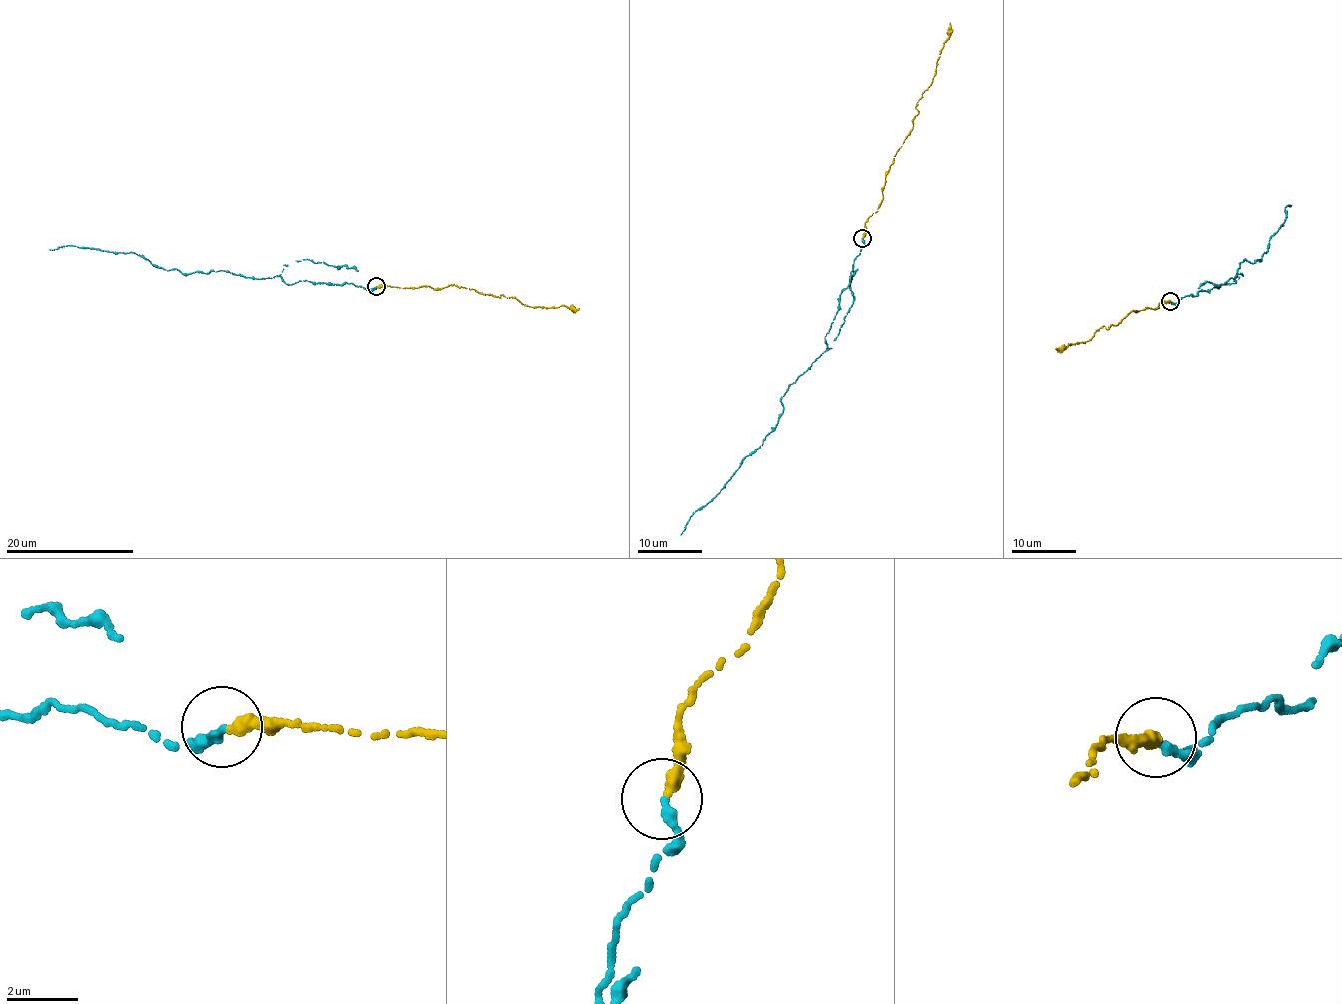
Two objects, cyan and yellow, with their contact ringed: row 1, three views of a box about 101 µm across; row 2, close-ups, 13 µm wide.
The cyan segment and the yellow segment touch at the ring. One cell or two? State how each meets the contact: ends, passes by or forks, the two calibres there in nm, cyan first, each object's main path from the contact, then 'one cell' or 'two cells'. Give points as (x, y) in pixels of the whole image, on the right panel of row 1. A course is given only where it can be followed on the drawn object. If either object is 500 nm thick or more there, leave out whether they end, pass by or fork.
cyan ends there; yellow ends there; 280 nm thick on the cyan side, 360 nm on the other; cyan runs (1170, 301), (1175, 305), (1182, 297), (1235, 283), (1239, 263), (1261, 258), (1291, 205); yellow runs (1169, 302), (1161, 302), (1158, 308), (1128, 313), (1118, 325), (1096, 330), (1091, 339), (1055, 348); one cell

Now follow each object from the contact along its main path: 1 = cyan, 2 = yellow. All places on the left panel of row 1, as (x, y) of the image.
1: (376, 287), (293, 284), (213, 270), (183, 273), (158, 268), (135, 253), (77, 246), (49, 249)
2: (377, 287), (435, 288), (451, 285), (499, 297), (513, 297), (524, 305), (578, 309)

